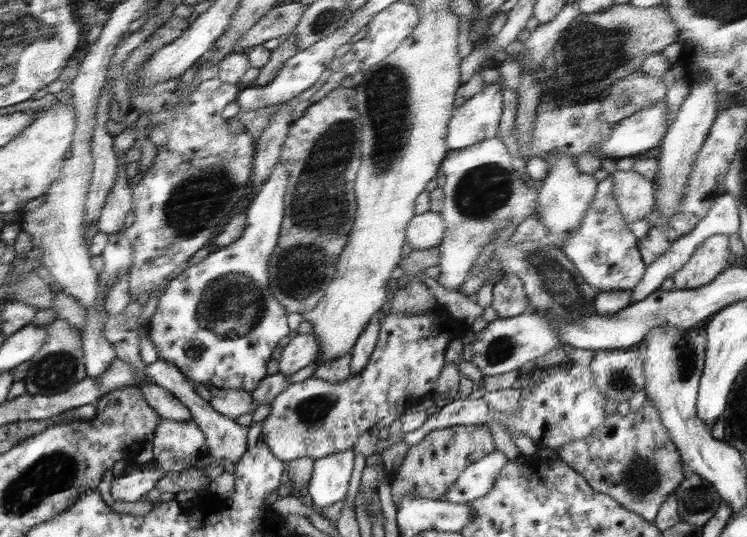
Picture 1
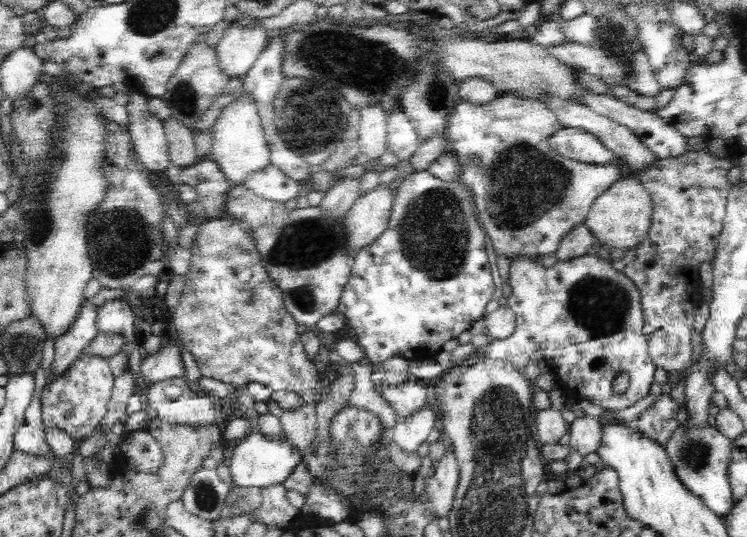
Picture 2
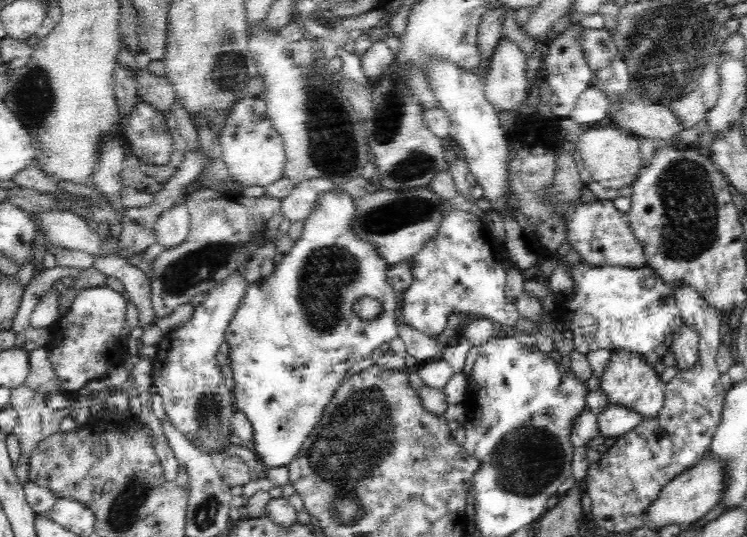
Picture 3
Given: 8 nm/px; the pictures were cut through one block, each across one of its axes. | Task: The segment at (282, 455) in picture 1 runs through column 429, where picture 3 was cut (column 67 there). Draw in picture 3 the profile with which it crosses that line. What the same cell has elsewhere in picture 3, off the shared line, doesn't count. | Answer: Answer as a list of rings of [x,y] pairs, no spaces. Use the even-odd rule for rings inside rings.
[[[106,285],[88,288],[79,292],[68,314],[57,321],[45,349],[51,368],[58,374],[60,392],[76,392],[92,380],[104,380],[112,363],[118,362],[120,334],[126,326],[126,300],[124,294]]]

